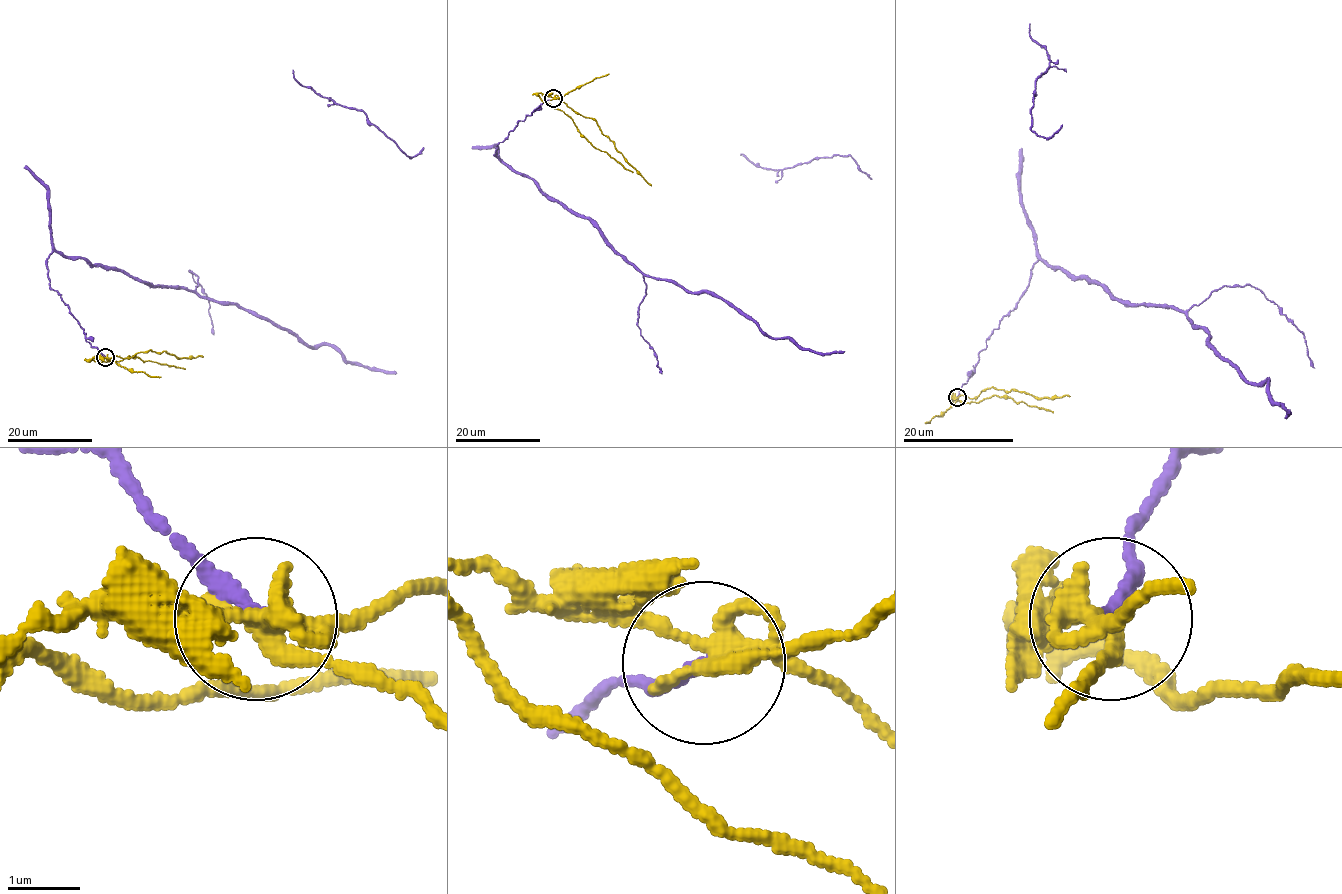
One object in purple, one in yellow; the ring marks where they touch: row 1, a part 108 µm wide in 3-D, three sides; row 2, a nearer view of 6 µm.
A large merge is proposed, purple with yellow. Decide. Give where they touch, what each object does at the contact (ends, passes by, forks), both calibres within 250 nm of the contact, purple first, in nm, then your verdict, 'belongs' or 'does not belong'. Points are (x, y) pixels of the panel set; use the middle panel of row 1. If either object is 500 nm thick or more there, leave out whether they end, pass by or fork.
at (553, 98); purple ends there; yellow forks there; 200 nm thick on the purple side, 280 nm on the other; does not belong

